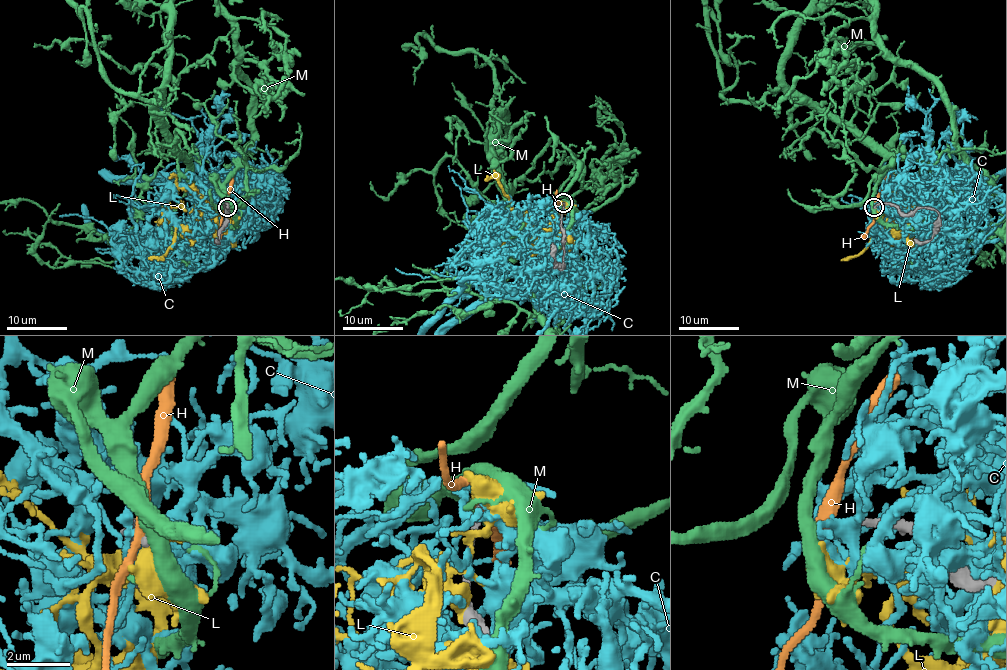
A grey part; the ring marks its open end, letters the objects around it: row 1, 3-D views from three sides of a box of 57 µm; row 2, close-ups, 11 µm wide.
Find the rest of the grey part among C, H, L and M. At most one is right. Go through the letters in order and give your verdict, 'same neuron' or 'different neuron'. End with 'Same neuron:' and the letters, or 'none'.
C: different neuron
H: different neuron
L: different neuron
M: different neuron
Same neuron: none

